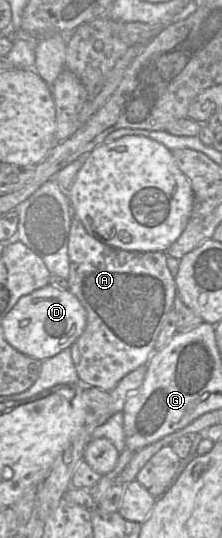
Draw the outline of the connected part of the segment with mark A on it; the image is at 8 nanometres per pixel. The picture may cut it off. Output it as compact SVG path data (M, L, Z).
M73 213L68 238L68 291L86 311L86 326L70 347L78 377L110 392L119 381L147 364L155 343L174 307L175 278L167 267L166 252L130 252L107 246L87 233Z

